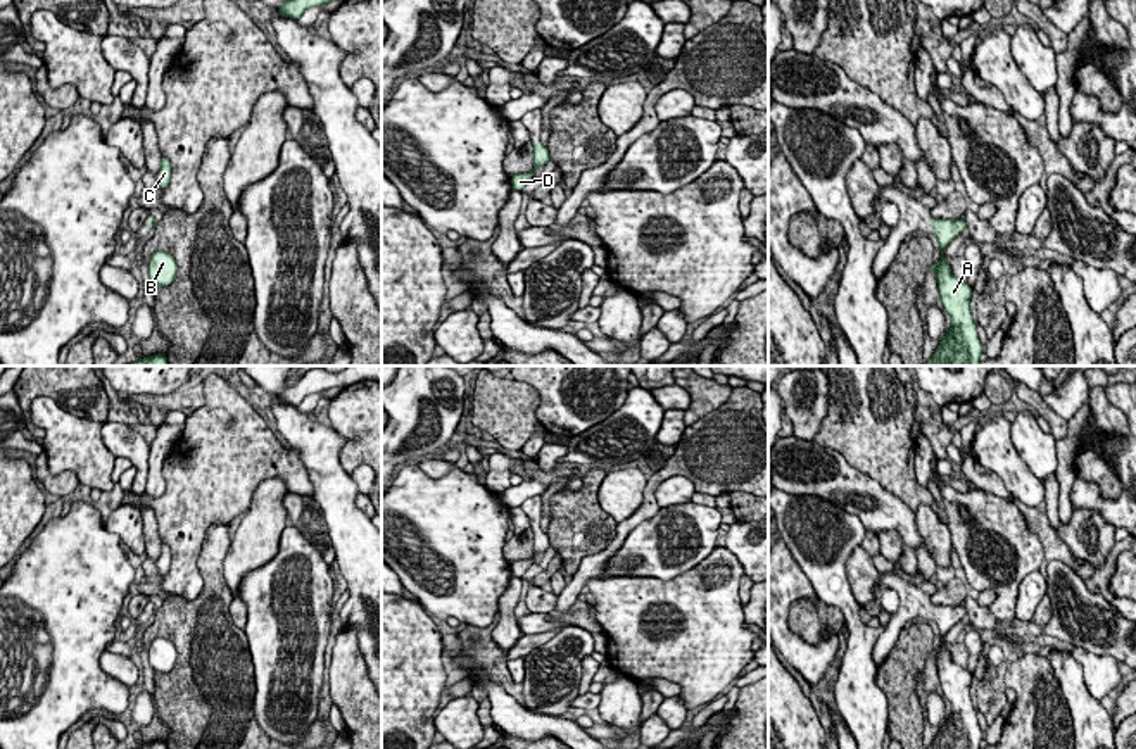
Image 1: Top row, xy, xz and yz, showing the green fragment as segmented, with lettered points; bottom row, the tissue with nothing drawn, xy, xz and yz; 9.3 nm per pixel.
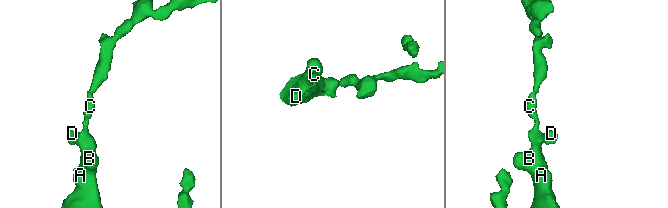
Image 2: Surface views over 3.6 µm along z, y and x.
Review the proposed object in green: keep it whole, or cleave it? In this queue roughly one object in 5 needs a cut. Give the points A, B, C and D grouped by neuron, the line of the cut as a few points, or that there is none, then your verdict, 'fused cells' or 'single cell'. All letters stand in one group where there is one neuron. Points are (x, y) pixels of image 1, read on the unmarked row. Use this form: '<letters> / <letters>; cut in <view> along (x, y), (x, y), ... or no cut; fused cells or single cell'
A B C D; no cut; single cell

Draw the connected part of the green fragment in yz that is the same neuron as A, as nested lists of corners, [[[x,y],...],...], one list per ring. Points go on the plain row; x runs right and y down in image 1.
[[[931,606],[937,625],[941,645],[929,656],[934,658],[939,687],[951,702],[951,714],[939,725],[939,732],[927,749],[981,749],[982,730],[970,701],[972,673],[951,659],[950,647],[943,642],[948,632],[969,613],[962,606]]]

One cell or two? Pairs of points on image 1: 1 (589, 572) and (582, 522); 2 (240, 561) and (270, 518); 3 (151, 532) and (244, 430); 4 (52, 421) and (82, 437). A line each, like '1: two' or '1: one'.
1: two
2: one
3: two
4: one

